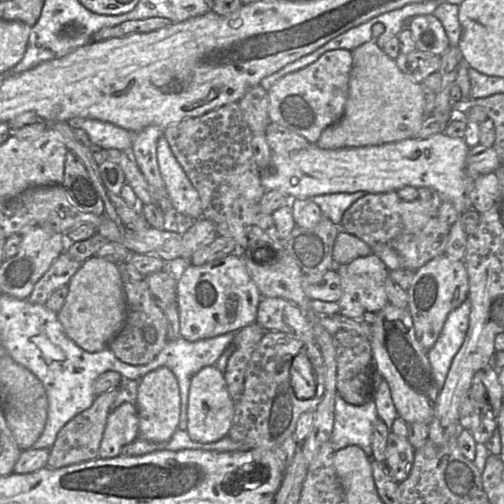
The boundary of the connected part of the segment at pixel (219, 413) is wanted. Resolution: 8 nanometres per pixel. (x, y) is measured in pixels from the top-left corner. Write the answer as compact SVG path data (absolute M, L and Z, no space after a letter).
M216 365L206 366L191 379L187 409L187 432L200 443L212 443L225 437L232 425L234 401L229 395L224 375Z

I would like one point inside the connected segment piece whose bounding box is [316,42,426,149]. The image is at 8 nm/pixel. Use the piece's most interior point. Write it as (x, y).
(384, 105)

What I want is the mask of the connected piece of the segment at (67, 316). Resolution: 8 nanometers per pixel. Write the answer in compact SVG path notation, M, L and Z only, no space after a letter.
M96 255L85 260L68 283L69 293L58 312L66 335L88 352L108 348L126 319L126 300L123 281L117 264Z

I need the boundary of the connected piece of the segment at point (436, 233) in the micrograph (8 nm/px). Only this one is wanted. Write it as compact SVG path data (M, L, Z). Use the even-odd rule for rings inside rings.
M392 191L367 193L357 200L344 213L340 230L358 237L371 248L379 243L387 244L401 257L403 269L416 271L431 259L445 254L450 226L439 219L438 210L420 199L405 201Z

